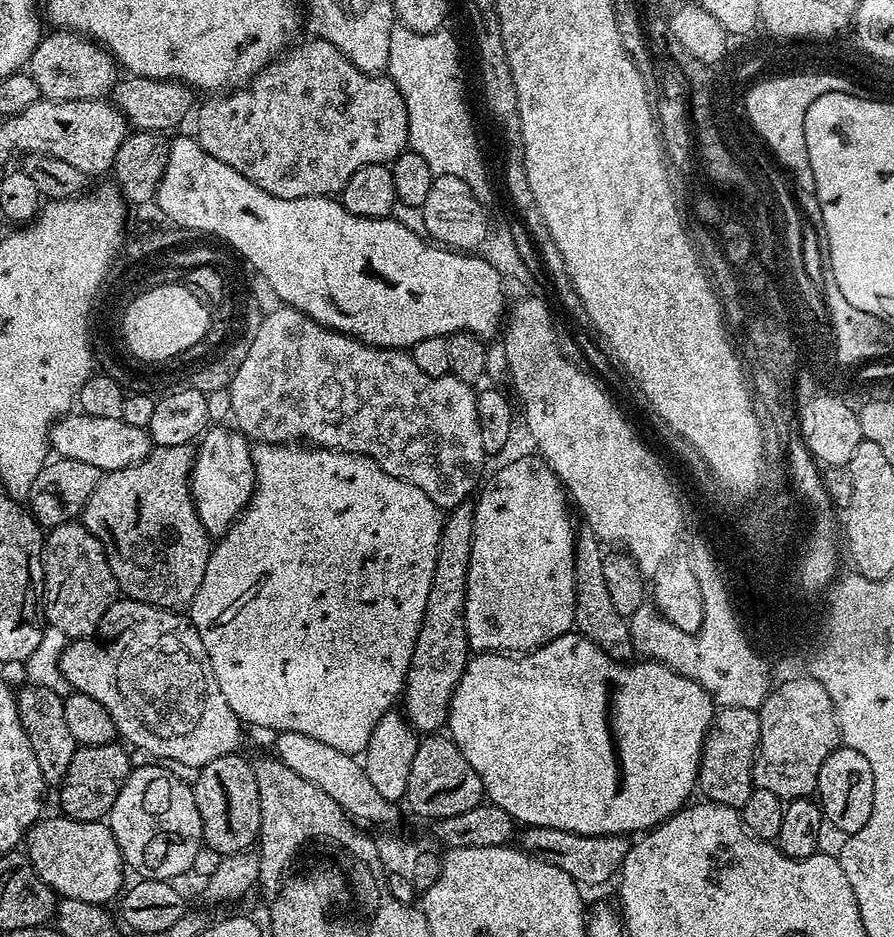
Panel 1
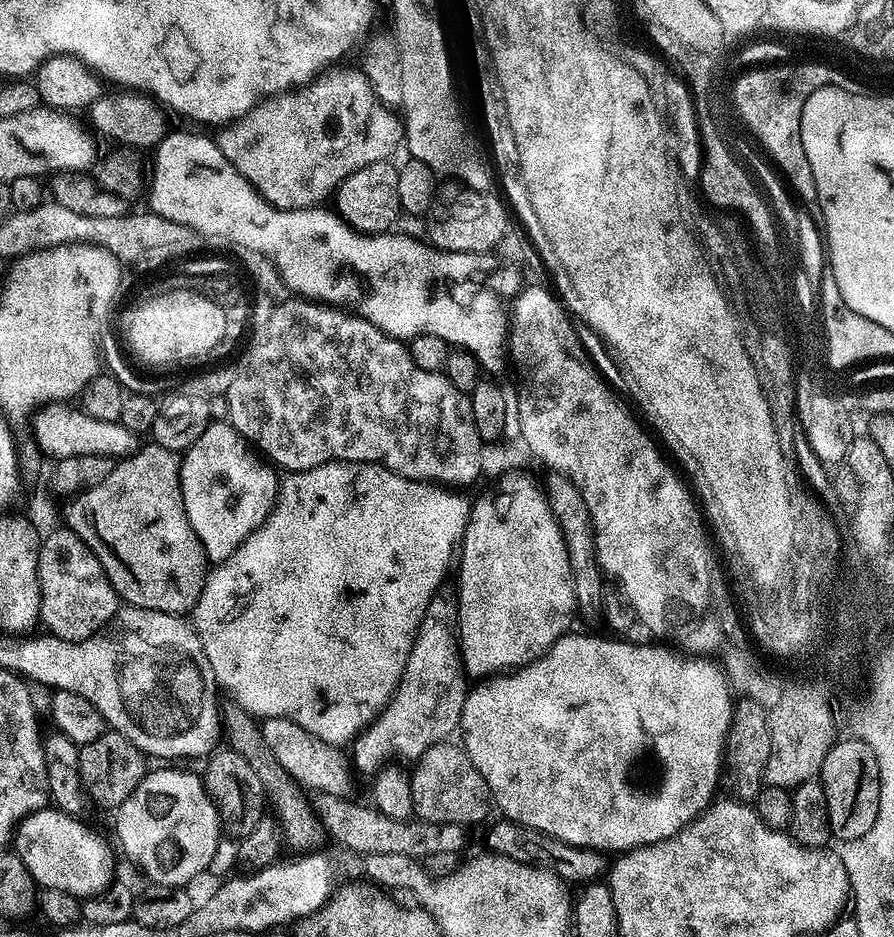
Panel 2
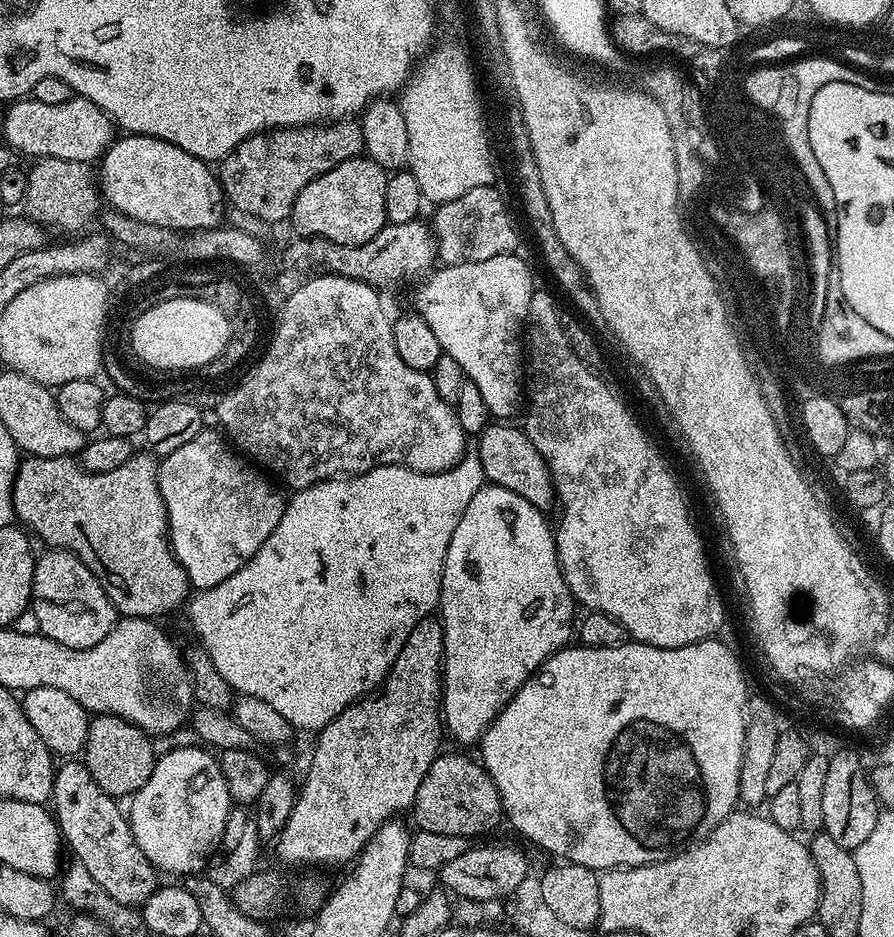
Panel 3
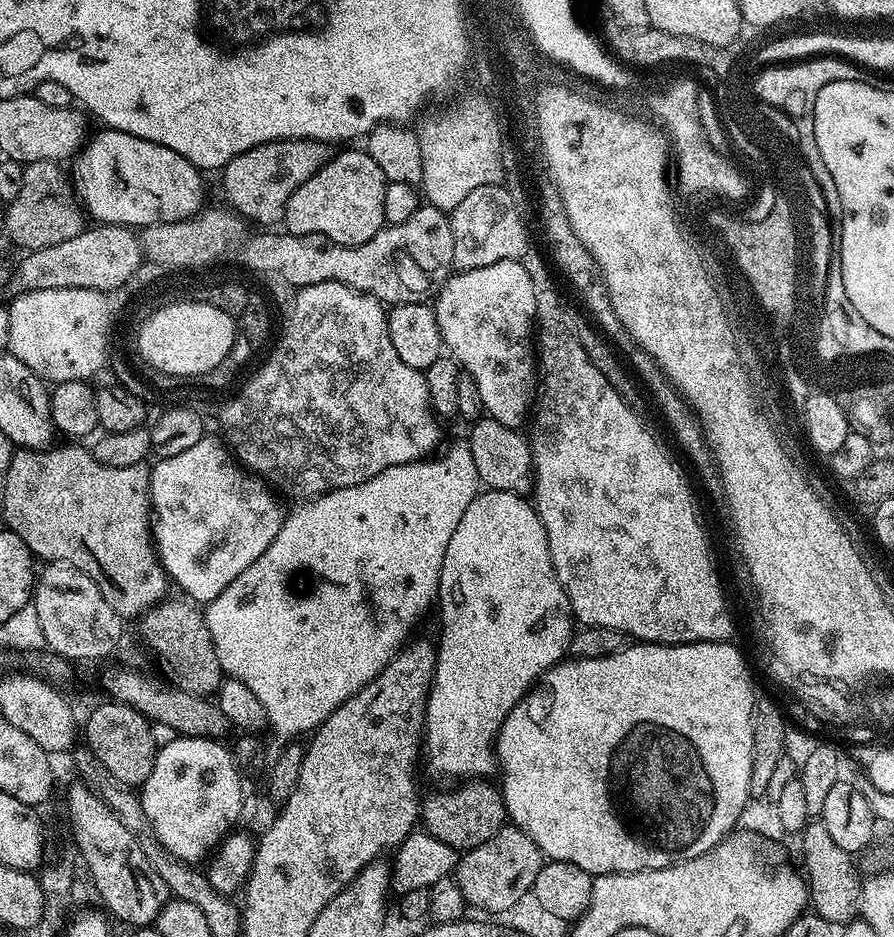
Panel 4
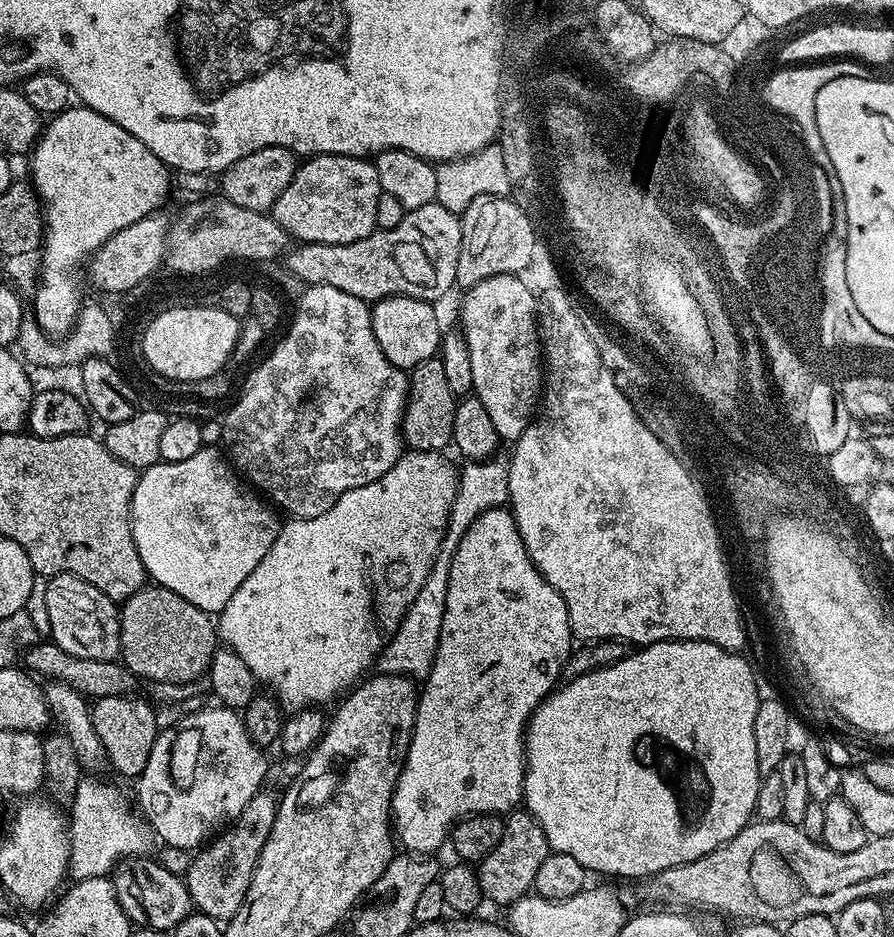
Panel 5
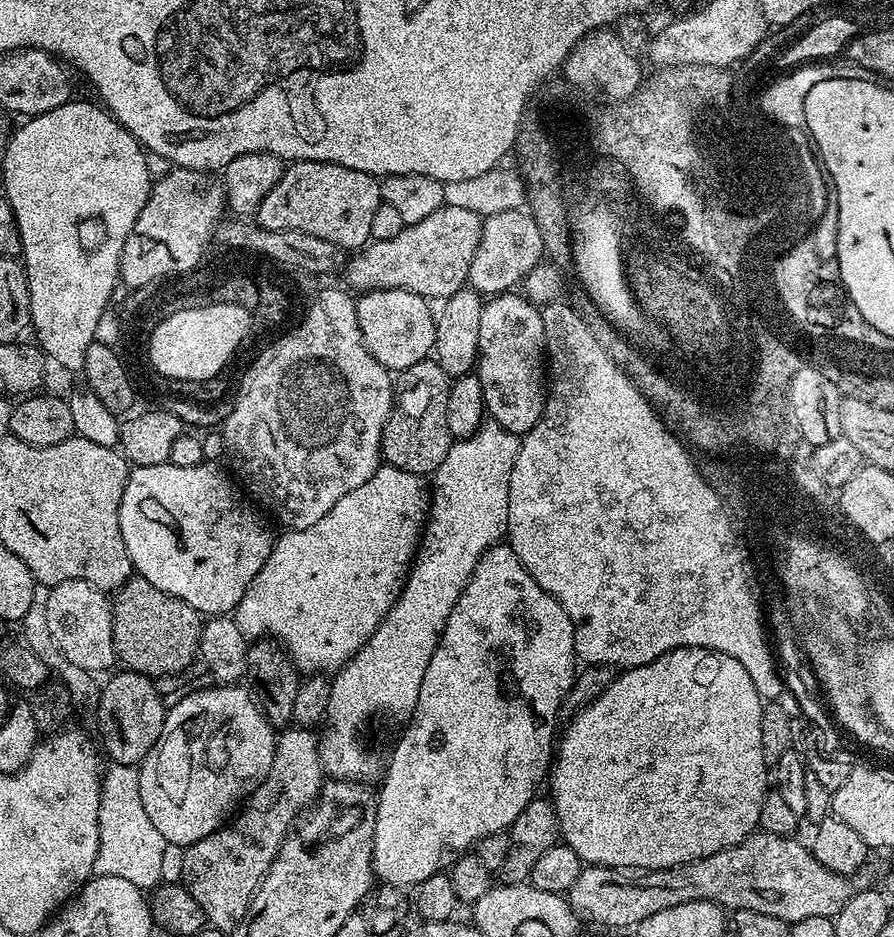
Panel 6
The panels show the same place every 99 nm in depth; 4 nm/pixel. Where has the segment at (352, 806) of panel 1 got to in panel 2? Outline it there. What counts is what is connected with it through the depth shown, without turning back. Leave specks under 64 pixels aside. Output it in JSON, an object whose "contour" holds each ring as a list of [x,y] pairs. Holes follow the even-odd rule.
{"contour":[[[269,716],[267,719],[260,724],[260,729],[262,730],[262,738],[266,738],[266,746],[270,746],[270,754],[274,754],[274,758],[278,758],[278,766],[282,766],[282,770],[286,770],[286,774],[291,780],[293,780],[297,785],[300,785],[303,789],[313,790],[315,792],[329,792],[335,796],[347,793],[349,790],[348,784],[344,781],[344,760],[346,764],[346,758],[340,754],[341,749],[335,744],[327,744],[322,742],[322,738],[318,738],[318,734],[310,734],[310,730],[302,730],[302,726],[298,726],[298,722],[294,722],[290,718],[282,718],[281,716]]]}

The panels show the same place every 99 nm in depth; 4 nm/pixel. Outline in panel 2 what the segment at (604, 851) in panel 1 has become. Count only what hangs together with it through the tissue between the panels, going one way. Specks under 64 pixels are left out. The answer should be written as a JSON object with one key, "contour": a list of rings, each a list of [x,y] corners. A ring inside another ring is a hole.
{"contour":[[[500,818],[497,824],[491,824],[487,825],[488,833],[484,836],[485,842],[488,843],[487,851],[491,855],[514,858],[514,862],[522,862],[535,868],[545,868],[565,882],[573,880],[576,886],[599,881],[605,875],[605,857],[592,848],[575,848],[566,842],[556,840],[552,836],[547,836],[538,830],[528,828],[525,824],[517,824],[515,820],[507,818]]]}

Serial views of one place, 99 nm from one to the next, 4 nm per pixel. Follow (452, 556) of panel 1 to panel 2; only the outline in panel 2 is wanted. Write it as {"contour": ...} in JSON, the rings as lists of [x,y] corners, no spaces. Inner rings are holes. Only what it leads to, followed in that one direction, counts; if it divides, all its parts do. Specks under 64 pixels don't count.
{"contour":[[[440,594],[430,602],[430,606],[426,606],[426,614],[422,614],[422,622],[418,626],[410,650],[410,658],[406,658],[406,670],[402,670],[402,678],[388,705],[351,741],[351,763],[352,760],[356,763],[358,771],[372,774],[393,762],[400,762],[396,760],[409,760],[409,762],[419,760],[422,754],[426,754],[426,750],[430,750],[430,746],[447,741],[451,737],[448,735],[460,728],[460,719],[464,713],[464,703],[469,691],[470,680],[460,662],[458,608],[453,601],[451,604],[444,594]]]}

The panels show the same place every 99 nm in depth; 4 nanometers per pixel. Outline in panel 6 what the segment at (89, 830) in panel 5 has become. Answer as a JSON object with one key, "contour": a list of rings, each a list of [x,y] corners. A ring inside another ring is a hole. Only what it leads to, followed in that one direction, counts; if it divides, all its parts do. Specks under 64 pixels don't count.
{"contour":[[[128,764],[109,765],[101,779],[99,800],[99,848],[95,856],[94,874],[123,878],[141,890],[157,887],[168,845],[154,822],[147,817],[142,804],[140,773],[137,767]]]}

